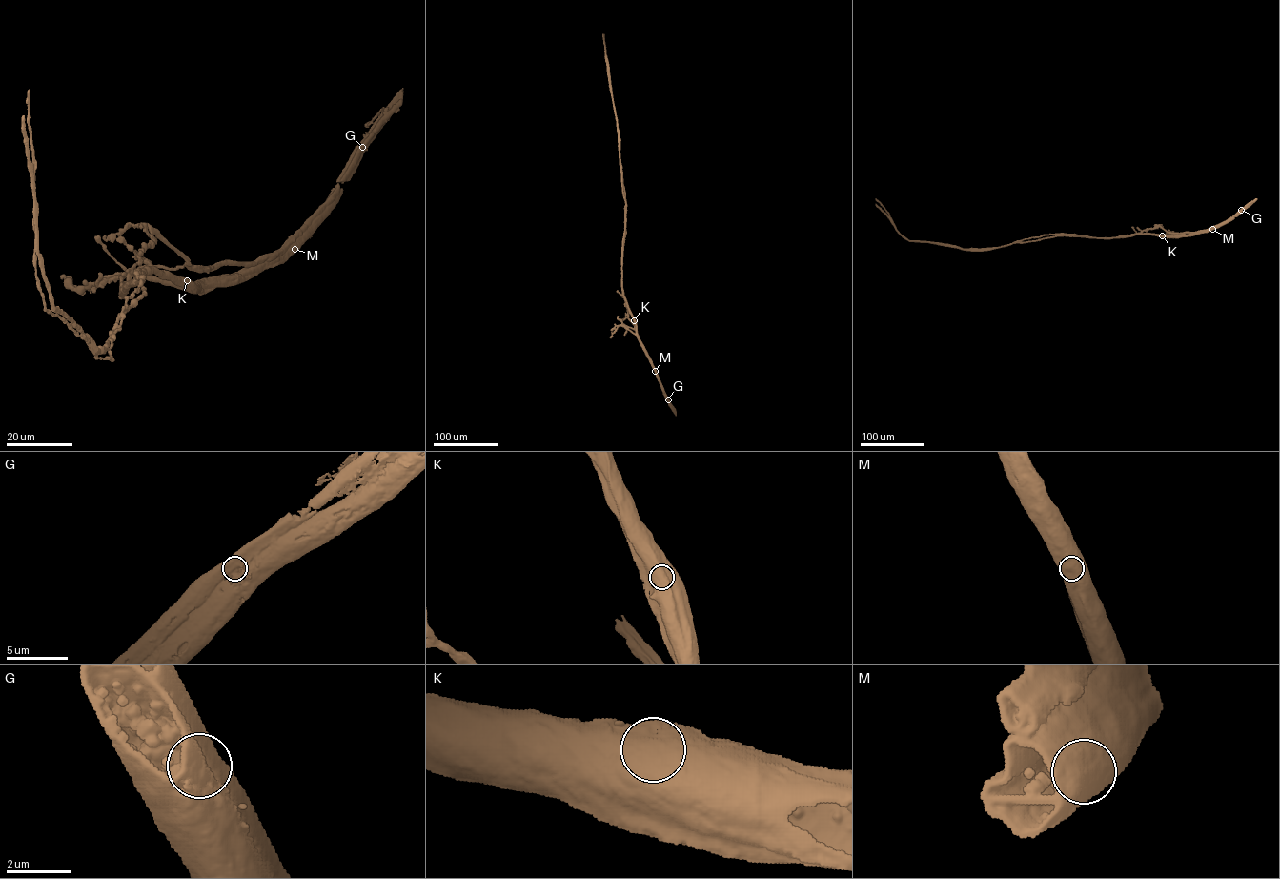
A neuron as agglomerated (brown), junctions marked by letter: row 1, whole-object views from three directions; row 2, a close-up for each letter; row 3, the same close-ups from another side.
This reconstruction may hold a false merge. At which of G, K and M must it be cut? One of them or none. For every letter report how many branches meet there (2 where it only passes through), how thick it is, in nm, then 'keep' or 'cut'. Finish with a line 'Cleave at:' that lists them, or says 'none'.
G: branches 1; calibre 1150 nm; cut
K: branches 1; calibre 1100 nm; keep
M: branches 1; calibre 1050 nm; keep
Cleave at: G

